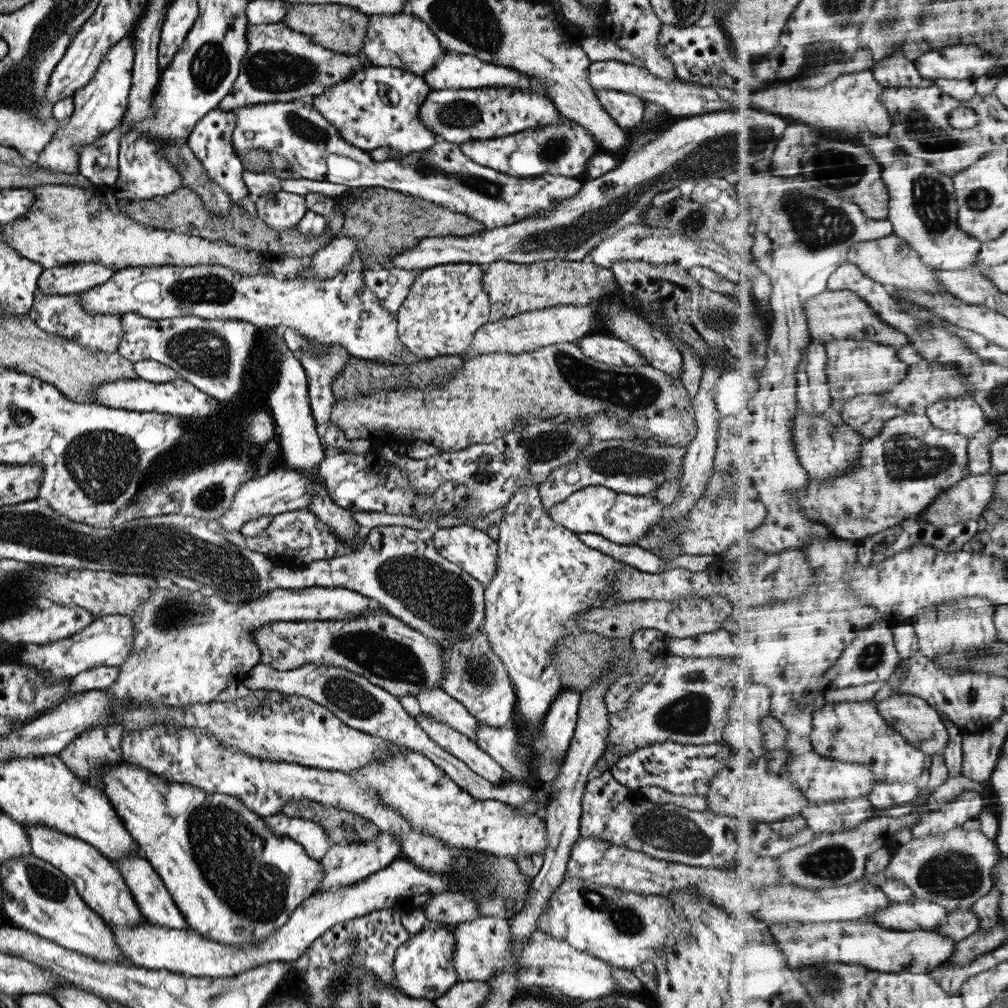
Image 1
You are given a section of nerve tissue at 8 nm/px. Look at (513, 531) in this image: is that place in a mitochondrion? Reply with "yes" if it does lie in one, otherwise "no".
no

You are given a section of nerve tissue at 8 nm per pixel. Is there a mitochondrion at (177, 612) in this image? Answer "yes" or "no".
yes

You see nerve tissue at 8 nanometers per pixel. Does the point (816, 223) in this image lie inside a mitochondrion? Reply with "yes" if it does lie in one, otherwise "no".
yes

